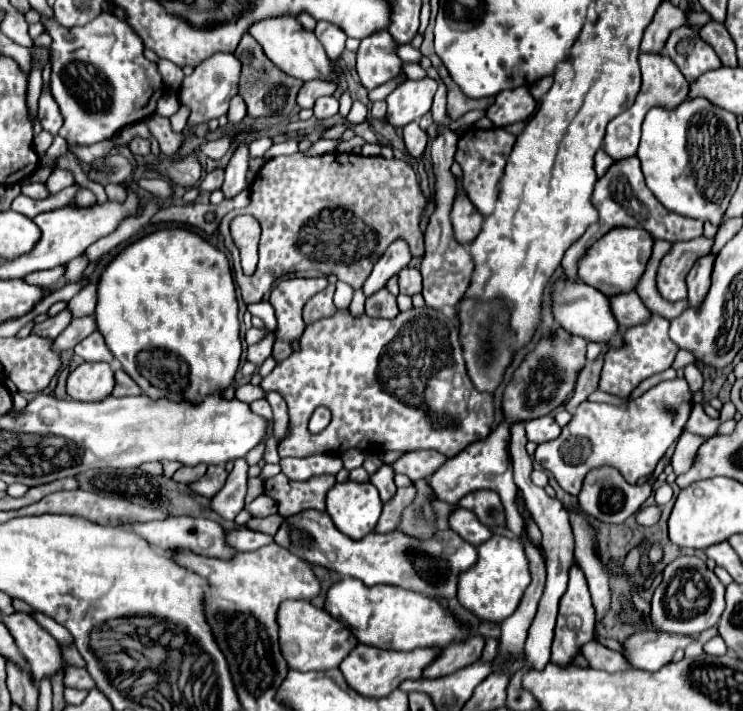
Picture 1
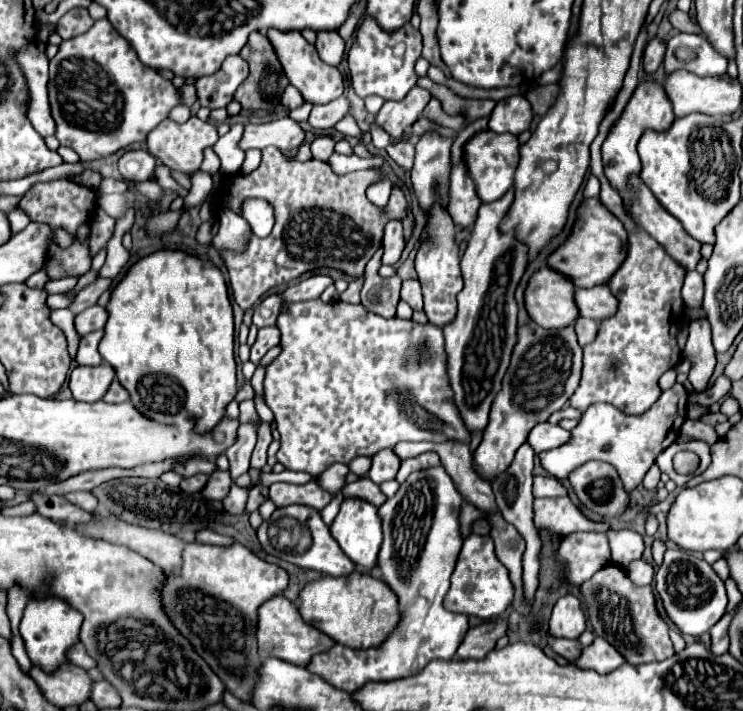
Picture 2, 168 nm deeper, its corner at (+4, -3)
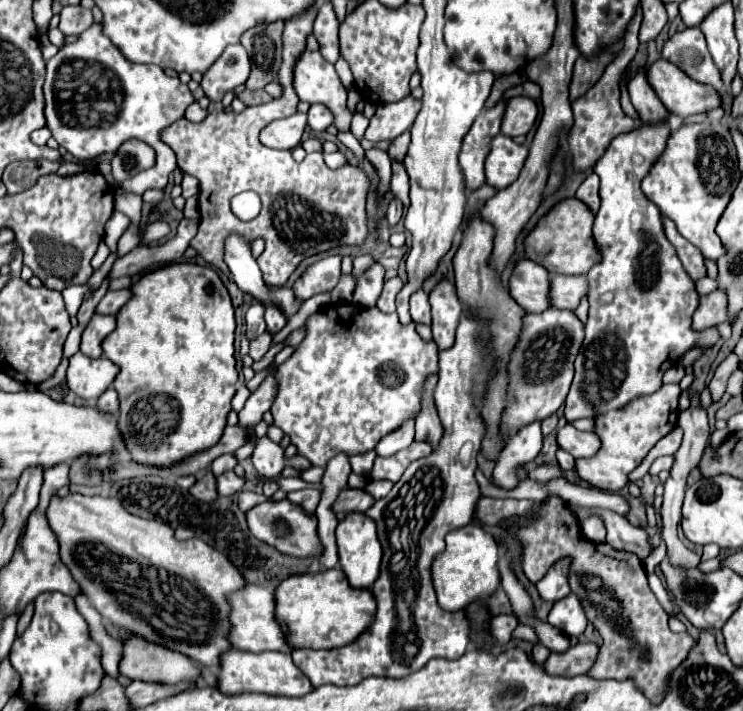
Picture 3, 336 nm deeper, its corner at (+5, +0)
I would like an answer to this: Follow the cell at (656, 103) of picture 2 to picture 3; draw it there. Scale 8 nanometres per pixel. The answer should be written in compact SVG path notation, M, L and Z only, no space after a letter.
M667 123L643 125L643 129L623 133L621 137L615 137L611 141L609 149L593 169L601 181L601 207L593 223L593 239L601 259L587 273L589 319L585 323L585 341L575 359L575 379L565 401L565 417L569 423L581 417L597 417L601 413L607 413L609 409L619 409L627 405L633 397L657 391L661 387L663 373L669 367L677 365L689 349L699 347L701 351L707 351L719 341L717 327L709 327L703 331L695 331L691 327L693 313L699 307L695 283L685 273L675 247L663 233L661 213L657 205L653 205L641 193L641 179L649 173L653 161L657 161L663 153L669 133L671 131Z

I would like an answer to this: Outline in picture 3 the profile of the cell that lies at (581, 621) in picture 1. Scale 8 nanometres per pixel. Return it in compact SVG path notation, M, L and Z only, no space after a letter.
M569 593L567 597L555 601L549 611L549 623L567 635L579 637L587 627L587 617L579 597L575 593Z

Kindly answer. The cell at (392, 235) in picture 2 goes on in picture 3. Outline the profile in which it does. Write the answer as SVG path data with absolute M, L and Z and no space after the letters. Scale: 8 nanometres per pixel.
M393 197L393 199L389 201L389 207L387 207L387 215L385 215L385 219L387 219L389 225L397 225L399 219L401 219L401 215L403 215L403 203L401 203L397 197Z

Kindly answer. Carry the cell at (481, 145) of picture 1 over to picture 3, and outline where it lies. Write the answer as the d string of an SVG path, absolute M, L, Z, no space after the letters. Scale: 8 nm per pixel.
M497 135L485 161L485 181L497 189L505 189L517 179L527 155L529 149L525 145L517 145L507 135Z

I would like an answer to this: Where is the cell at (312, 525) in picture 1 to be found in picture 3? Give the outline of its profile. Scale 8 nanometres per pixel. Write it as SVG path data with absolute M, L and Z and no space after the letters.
M289 499L283 501L263 501L255 507L251 507L247 513L247 525L249 531L267 545L273 545L281 549L283 553L289 553L293 557L313 557L321 555L321 545L317 541L317 519L315 515L307 515L299 505L291 503Z

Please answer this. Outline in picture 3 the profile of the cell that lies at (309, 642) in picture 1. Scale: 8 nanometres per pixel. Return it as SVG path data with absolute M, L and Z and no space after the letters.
M245 585L241 587L239 591L231 593L227 597L229 605L231 605L231 611L229 611L229 623L231 623L231 629L229 629L229 643L235 645L237 649L241 651L253 651L253 653L259 653L259 651L287 651L291 653L293 649L287 645L283 633L281 633L281 627L277 625L275 617L273 617L273 593L265 587L259 587L259 585Z

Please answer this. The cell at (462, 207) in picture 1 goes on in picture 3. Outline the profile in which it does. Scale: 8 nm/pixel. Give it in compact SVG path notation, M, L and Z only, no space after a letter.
M501 99L493 109L483 109L463 139L459 163L465 173L467 193L473 193L485 181L483 179L483 163L489 153L493 137L497 137L501 133L503 113L505 113L505 99Z

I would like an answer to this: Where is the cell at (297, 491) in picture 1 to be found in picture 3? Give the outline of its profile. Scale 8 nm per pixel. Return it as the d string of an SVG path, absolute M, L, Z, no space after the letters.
M303 489L303 491L293 491L287 495L289 501L297 503L299 507L303 507L307 513L315 513L317 505L319 505L319 499L321 499L321 493L315 491L315 489Z

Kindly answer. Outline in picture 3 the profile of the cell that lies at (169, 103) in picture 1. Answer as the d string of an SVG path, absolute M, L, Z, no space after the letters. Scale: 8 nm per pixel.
M199 103L189 105L187 111L185 111L185 117L187 117L189 121L203 121L207 115L209 115L209 109L201 109Z

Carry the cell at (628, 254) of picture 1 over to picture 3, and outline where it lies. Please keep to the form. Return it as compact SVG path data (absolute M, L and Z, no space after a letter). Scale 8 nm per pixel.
M563 199L549 213L545 213L537 225L527 233L525 257L543 265L549 273L563 273L563 275L585 275L593 261L597 261L597 249L593 249L593 215L581 201L577 199Z

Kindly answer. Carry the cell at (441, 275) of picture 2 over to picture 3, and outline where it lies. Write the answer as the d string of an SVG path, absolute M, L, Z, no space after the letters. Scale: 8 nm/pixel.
M441 281L429 295L431 303L431 313L433 313L433 339L439 347L439 351L453 347L455 343L455 329L459 325L461 317L461 303L455 295L453 283Z

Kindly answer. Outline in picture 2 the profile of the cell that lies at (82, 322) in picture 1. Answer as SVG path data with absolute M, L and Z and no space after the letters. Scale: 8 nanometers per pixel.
M90 306L90 308L86 308L82 314L78 314L74 318L74 326L76 326L78 336L82 338L82 336L86 336L86 334L90 334L94 330L102 330L106 320L108 320L108 314L106 314L106 310L102 306Z

